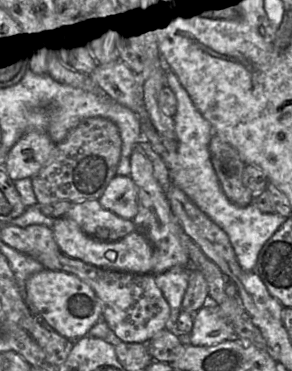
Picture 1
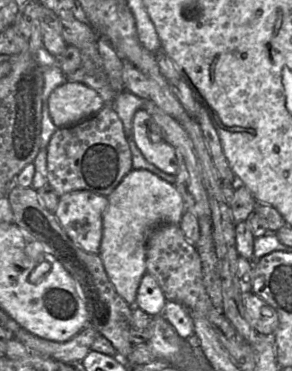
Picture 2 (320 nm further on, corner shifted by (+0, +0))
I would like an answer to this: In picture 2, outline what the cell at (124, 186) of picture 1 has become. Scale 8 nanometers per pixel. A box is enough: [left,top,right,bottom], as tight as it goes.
[98,169,186,306]

